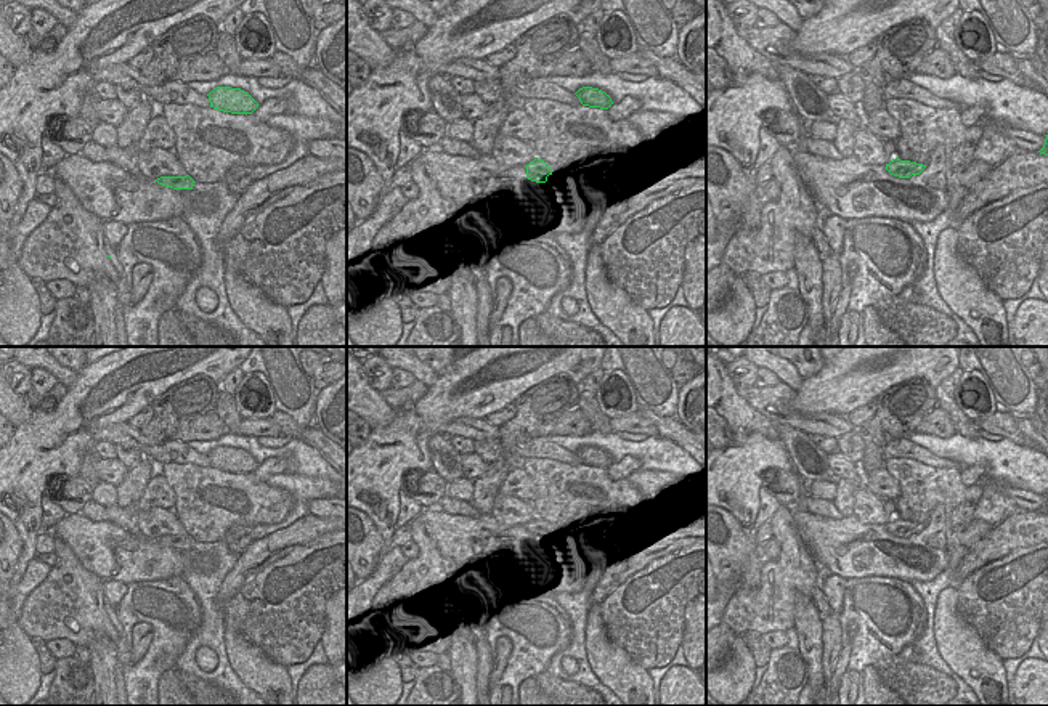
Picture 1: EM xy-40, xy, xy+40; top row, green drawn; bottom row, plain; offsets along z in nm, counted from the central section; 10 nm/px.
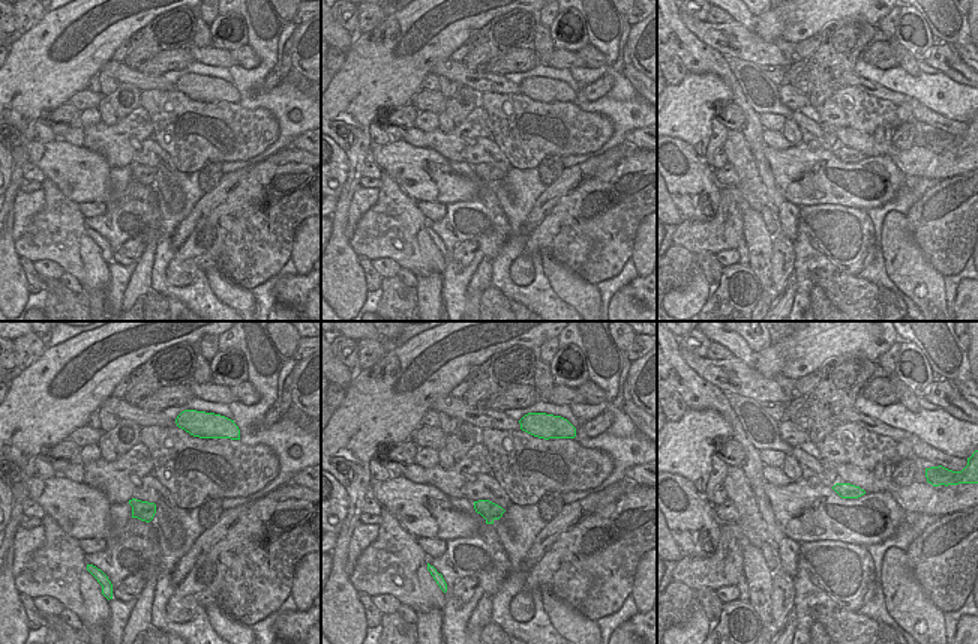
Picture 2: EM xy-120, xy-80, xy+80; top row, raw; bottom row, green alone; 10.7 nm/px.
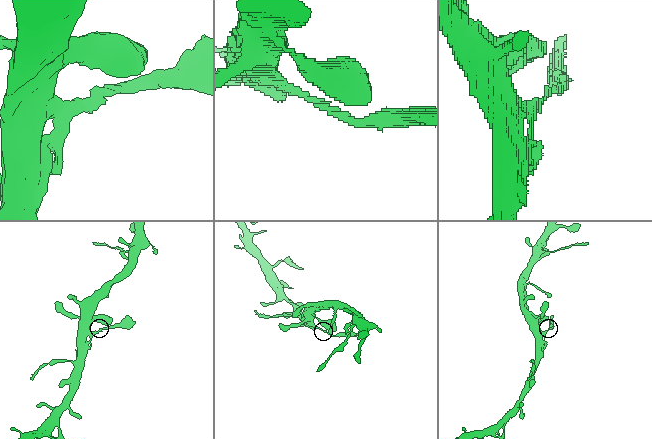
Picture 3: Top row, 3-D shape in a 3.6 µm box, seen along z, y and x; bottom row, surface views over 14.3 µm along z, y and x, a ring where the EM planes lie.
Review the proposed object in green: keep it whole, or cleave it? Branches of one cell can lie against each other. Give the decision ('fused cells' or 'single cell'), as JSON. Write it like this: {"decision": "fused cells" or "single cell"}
{"decision": "fused cells"}

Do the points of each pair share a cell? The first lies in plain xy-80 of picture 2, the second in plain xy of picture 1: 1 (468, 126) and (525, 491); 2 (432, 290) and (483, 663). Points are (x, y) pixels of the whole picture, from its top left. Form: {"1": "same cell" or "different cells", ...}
{"1": "same cell", "2": "different cells"}

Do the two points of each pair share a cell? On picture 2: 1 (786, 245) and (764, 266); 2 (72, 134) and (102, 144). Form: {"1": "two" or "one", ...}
{"1": "two", "2": "two"}

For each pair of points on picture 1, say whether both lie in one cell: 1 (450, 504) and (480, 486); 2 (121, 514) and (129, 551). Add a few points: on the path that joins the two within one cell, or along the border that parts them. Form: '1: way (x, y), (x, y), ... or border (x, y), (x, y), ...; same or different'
1: border (493, 501), (480, 501), (475, 506), (471, 503); different
2: border (108, 520), (138, 533); different

